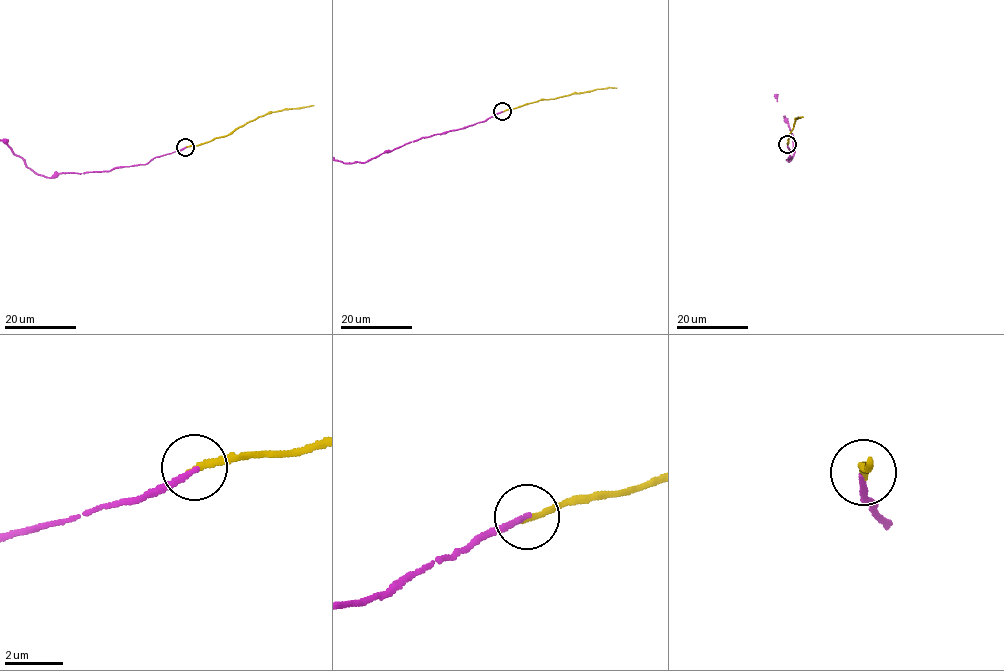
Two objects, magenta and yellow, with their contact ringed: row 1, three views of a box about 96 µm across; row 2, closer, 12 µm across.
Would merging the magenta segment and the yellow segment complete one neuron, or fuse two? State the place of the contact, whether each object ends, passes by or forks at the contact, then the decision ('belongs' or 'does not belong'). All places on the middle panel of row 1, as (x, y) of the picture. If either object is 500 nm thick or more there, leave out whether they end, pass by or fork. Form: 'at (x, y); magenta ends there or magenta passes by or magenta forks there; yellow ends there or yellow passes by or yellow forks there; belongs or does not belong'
at (502, 111); magenta ends there; yellow ends there; belongs

